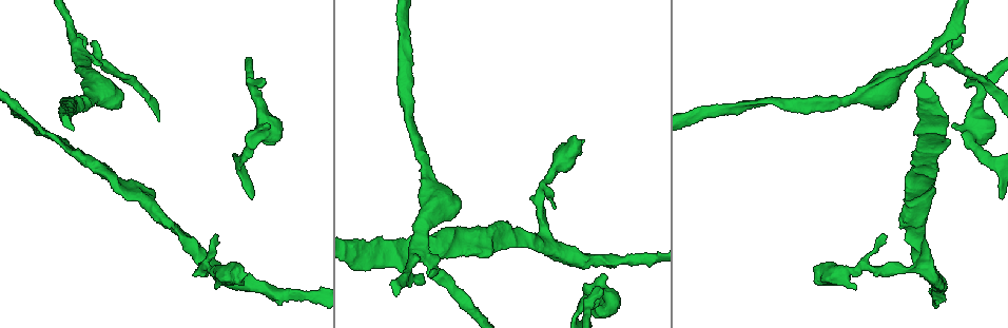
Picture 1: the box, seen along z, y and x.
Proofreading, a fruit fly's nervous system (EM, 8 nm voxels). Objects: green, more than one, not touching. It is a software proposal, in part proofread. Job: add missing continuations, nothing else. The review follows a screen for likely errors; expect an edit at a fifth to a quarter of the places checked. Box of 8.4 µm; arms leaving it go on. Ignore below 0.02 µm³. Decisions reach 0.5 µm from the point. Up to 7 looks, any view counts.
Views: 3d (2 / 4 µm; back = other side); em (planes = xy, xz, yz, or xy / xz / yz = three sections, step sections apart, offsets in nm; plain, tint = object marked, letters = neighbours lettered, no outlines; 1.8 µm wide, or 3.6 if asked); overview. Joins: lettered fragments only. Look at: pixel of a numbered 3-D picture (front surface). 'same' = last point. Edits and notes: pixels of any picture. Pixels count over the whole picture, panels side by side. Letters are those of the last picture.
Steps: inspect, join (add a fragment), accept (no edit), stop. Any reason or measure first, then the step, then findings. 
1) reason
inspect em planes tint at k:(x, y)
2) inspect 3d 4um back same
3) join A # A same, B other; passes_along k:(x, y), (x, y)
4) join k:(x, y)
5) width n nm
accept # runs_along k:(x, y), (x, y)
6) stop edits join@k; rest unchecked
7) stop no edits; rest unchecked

an open end
inspect em yz step 8 plain at 1:(951, 127)

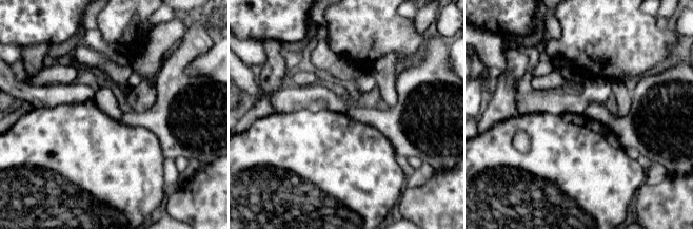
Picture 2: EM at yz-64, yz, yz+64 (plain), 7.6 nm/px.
inspect em yz step 8 letters same

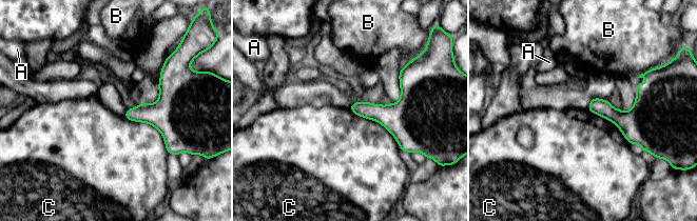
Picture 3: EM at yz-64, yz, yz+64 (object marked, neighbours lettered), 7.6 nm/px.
accept # A other, B other, C other; border 3:(349, 108), (378, 121), (401, 149); no lettered fragment goes on from it

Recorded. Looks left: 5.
sudden change in width
inspect 3d 2um at 1:(907, 68)

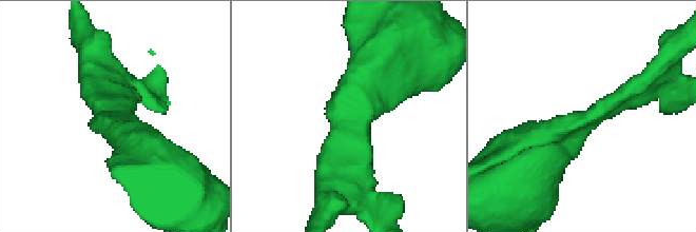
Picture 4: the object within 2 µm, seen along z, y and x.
arms 3
inspect em 3.6um planes letters at 4:(359, 121)

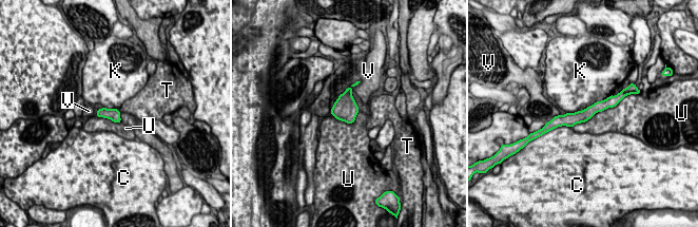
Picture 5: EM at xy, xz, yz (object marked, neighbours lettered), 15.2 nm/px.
width 190 nm
accept # C other, K other, T other, U other, V other; runs_along 5:(613, 103), (556, 121); none of them fits

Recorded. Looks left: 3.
inspect 3d 4um at 1:(923, 158)

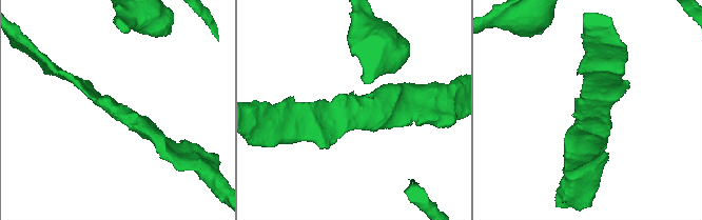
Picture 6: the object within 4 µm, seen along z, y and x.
inspect em xy step 16 letters at 6:(594, 113)

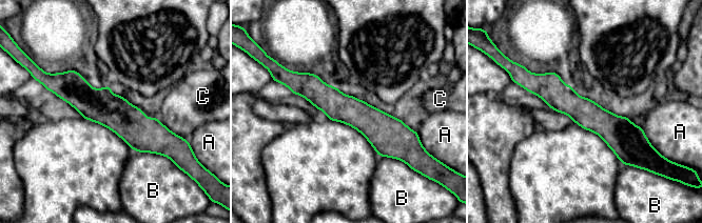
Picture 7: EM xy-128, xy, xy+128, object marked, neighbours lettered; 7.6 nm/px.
another direction
inspect em planes letters same

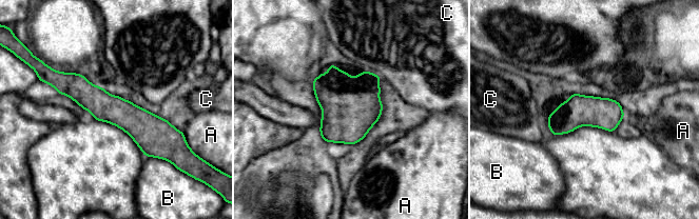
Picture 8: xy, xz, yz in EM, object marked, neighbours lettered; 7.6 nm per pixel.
accept # A other, B other, C other; none of them fits

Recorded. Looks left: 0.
stop no edits; rest unchecked

